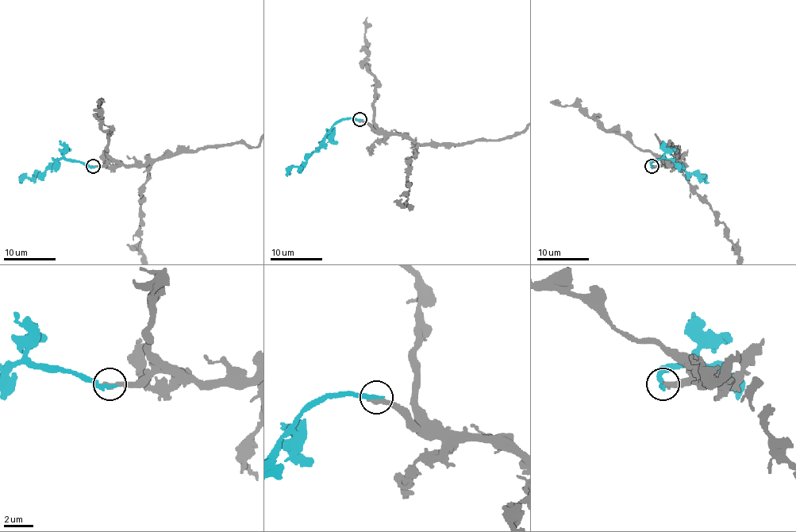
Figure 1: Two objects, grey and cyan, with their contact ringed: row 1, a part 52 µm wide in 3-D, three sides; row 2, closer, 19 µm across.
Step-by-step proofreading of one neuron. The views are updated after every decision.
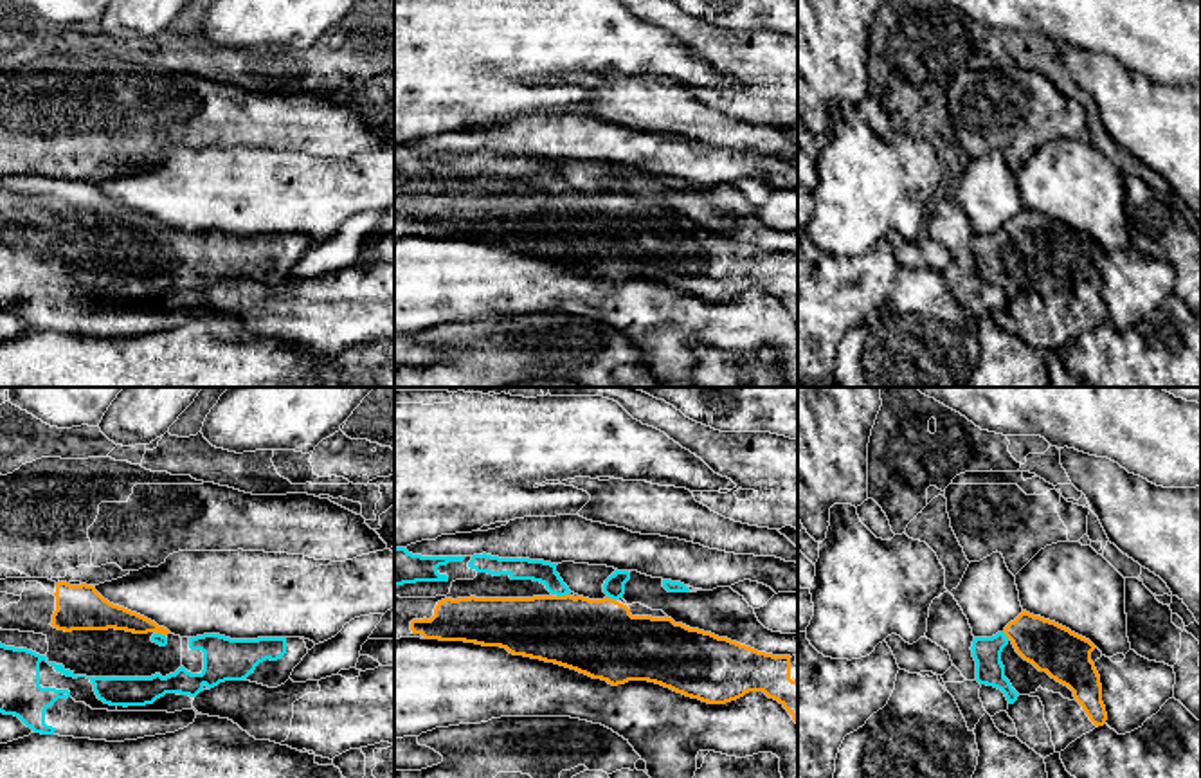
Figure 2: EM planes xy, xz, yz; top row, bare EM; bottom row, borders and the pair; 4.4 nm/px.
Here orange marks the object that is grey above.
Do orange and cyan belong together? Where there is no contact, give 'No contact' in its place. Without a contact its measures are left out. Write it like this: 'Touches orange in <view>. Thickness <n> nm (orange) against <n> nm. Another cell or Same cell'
Touches orange in xz. Thickness 360 nm (orange) against 100 nm. Same cell

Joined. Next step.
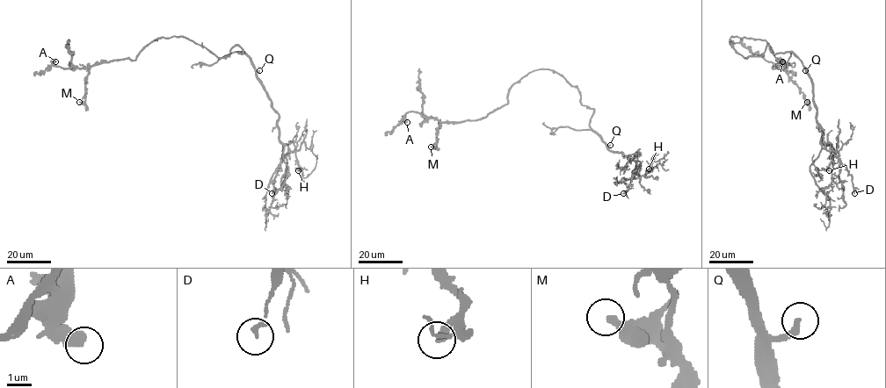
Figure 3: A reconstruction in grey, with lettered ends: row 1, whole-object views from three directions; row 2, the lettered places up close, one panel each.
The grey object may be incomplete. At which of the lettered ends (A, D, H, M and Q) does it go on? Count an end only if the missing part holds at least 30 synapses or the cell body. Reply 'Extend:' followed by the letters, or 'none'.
Extend: Q

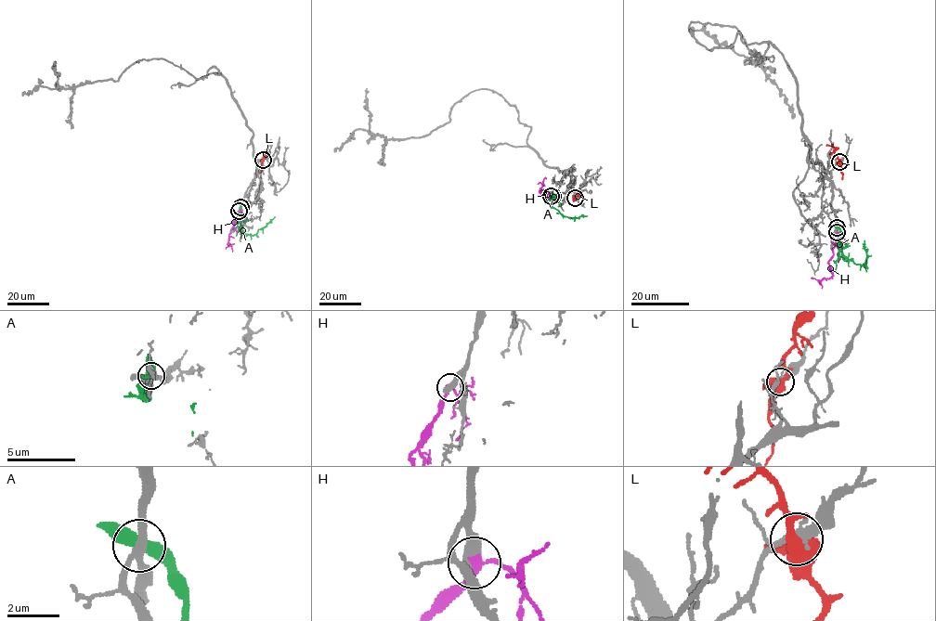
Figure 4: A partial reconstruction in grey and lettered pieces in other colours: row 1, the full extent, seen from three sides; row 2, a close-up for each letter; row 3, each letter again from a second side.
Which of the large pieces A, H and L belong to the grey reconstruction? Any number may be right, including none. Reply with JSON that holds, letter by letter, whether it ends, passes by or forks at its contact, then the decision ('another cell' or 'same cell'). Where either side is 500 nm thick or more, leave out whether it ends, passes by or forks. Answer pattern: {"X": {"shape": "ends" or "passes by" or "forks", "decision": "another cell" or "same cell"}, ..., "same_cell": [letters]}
{"A": {"shape": "passes by", "decision": "another cell"}, "H": {"decision": "same cell"}, "L": {"shape": "forks", "decision": "another cell"}, "same_cell": ["H"]}

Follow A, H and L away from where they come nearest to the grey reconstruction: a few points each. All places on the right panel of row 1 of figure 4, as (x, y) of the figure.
A: (837, 226), (841, 233), (839, 247), (843, 255), (864, 265), (866, 258), (864, 240)
H: (838, 233), (832, 239), (835, 246), (828, 262), (832, 275), (821, 280), (812, 278)
L: (839, 161), (835, 149), (826, 146)

